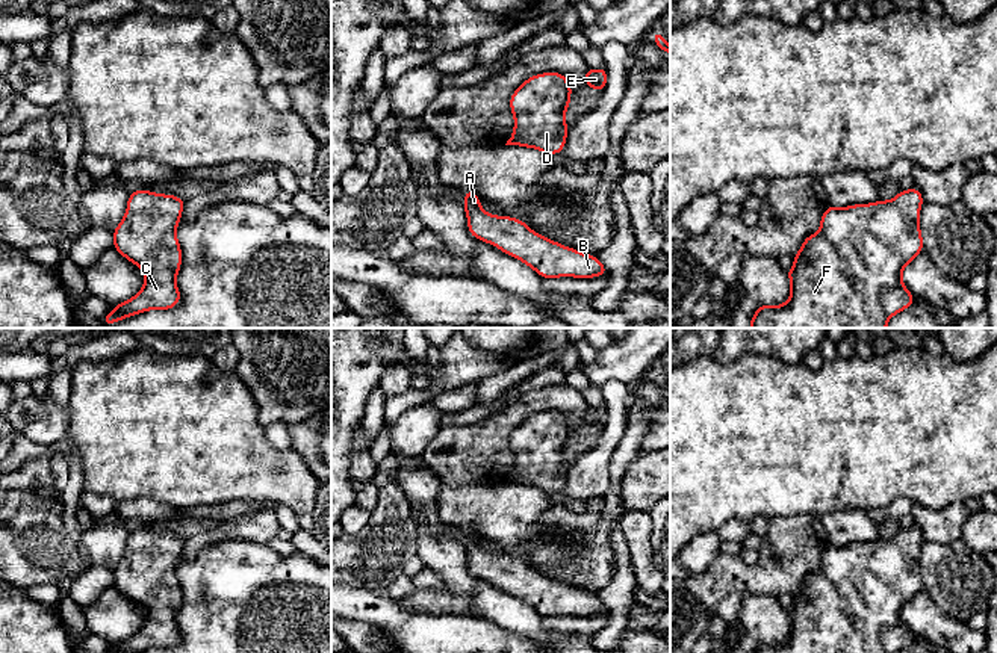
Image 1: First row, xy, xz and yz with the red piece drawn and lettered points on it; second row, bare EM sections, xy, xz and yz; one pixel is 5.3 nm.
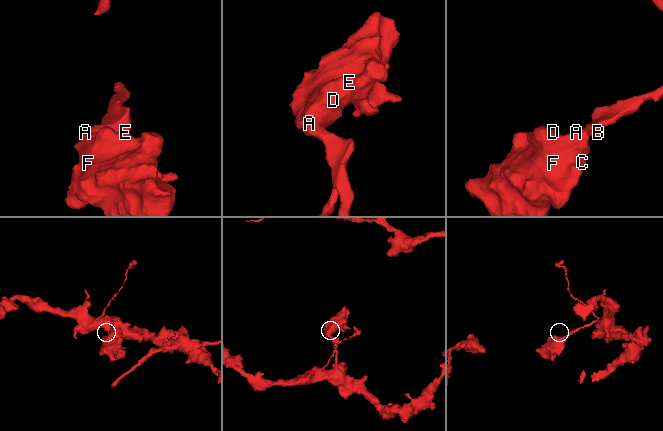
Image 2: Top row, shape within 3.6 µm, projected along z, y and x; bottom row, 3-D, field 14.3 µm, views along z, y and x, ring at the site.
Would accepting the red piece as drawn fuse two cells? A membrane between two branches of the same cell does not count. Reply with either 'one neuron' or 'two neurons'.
one neuron

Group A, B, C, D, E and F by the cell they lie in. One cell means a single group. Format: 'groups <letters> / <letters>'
groups A B C D E F

